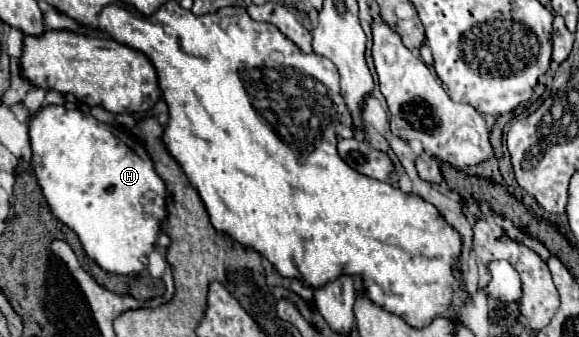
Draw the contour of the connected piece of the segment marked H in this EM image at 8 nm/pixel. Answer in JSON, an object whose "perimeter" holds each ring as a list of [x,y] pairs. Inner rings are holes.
{"perimeter":[[[67,106],[41,108],[37,116],[29,118],[29,136],[35,176],[47,198],[47,204],[53,216],[79,236],[87,256],[109,274],[139,276],[141,272],[145,272],[141,258],[149,256],[155,250],[157,236],[167,218],[165,182],[157,176],[155,164],[149,158],[147,150],[133,136],[127,138],[125,132],[95,120],[91,114],[85,114],[79,108]]]}

